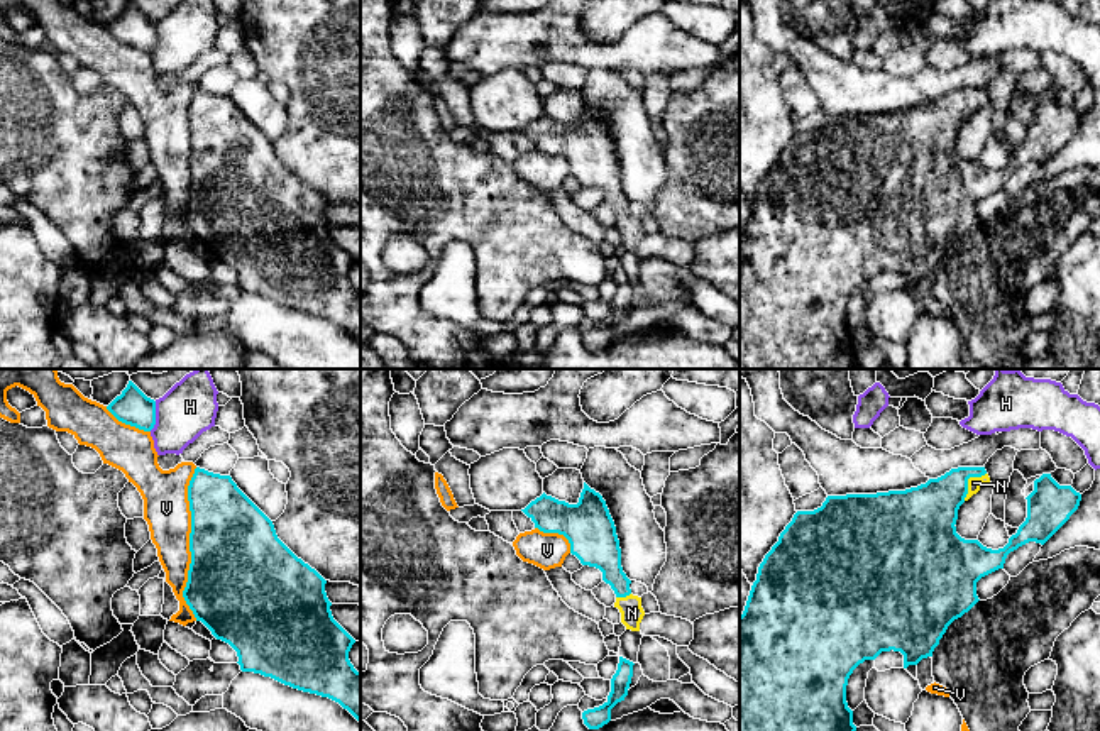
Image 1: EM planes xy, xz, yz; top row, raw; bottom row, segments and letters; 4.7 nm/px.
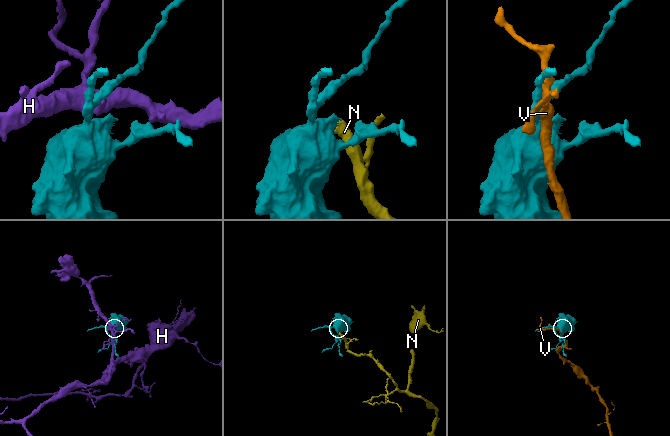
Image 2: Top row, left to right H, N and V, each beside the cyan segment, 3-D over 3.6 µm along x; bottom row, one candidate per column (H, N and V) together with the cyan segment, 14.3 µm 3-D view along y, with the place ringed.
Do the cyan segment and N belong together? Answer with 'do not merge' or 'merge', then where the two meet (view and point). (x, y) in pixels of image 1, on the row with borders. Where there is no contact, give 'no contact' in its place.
merge; meets cyan in yz at (967, 481)

